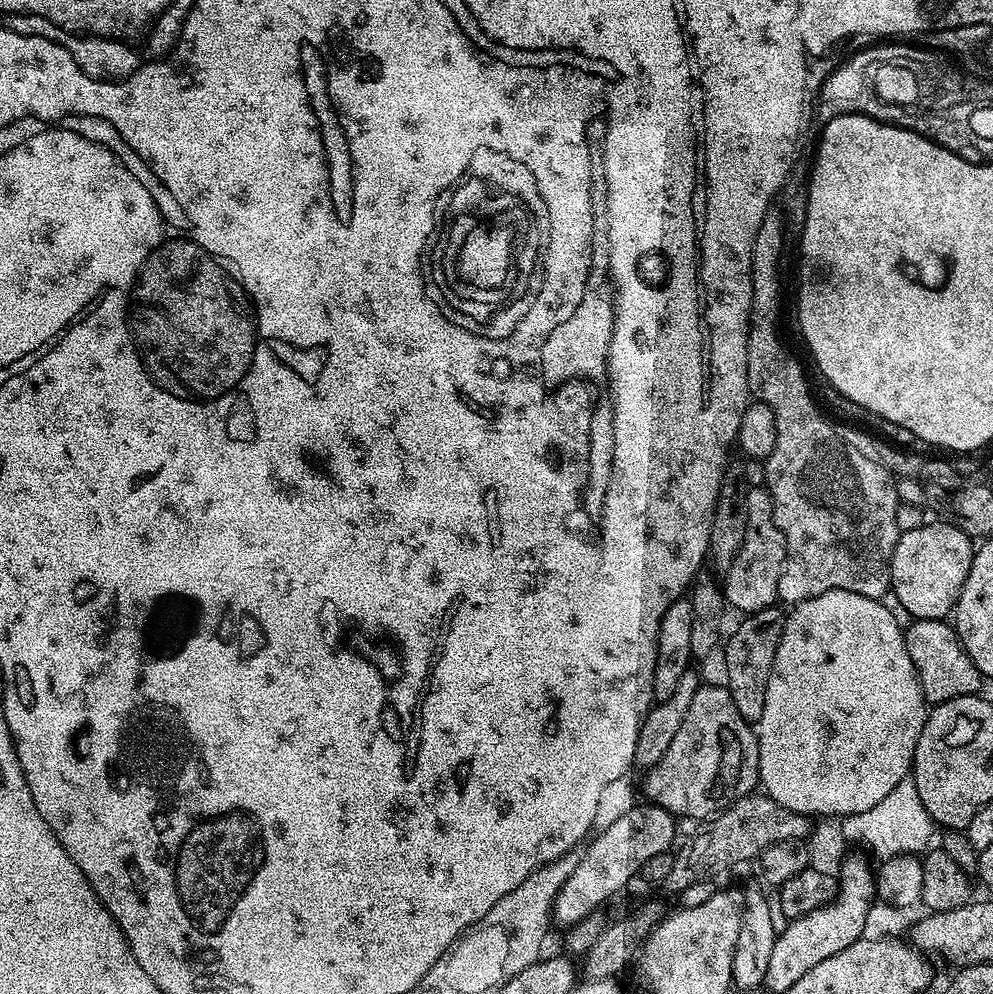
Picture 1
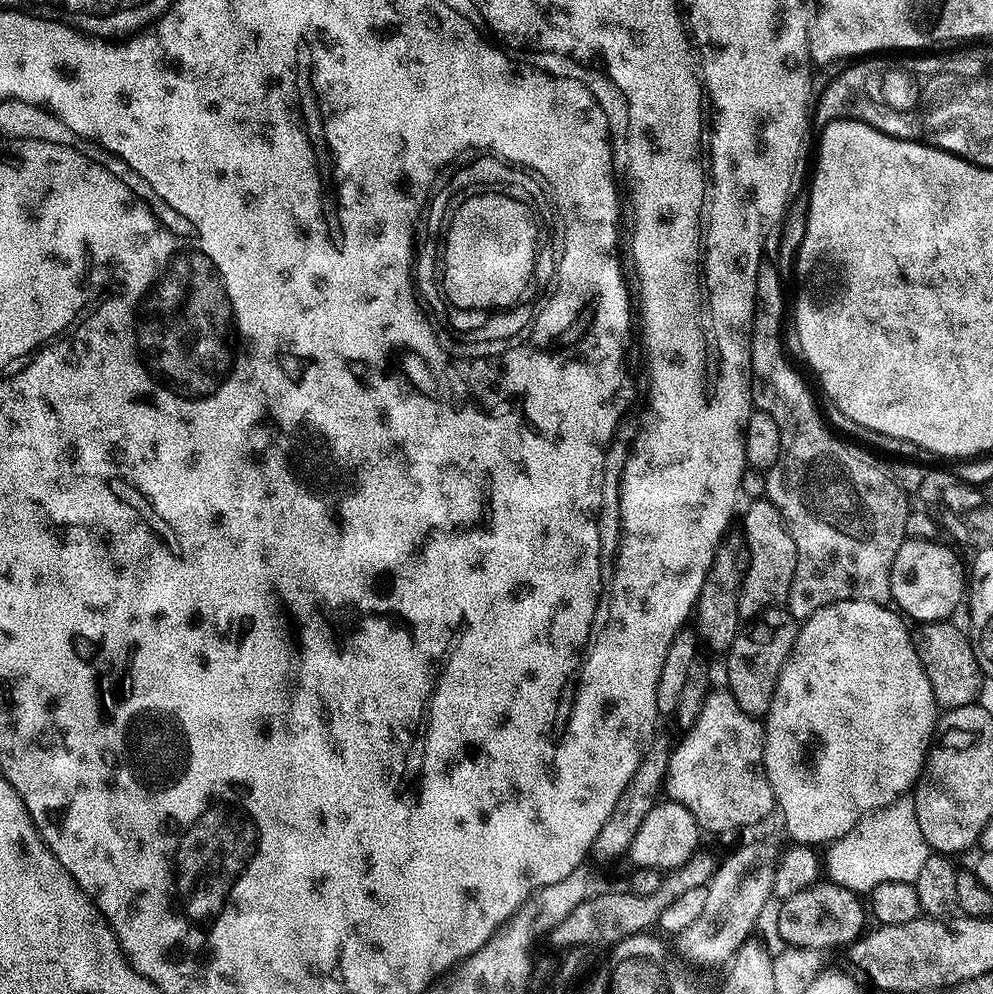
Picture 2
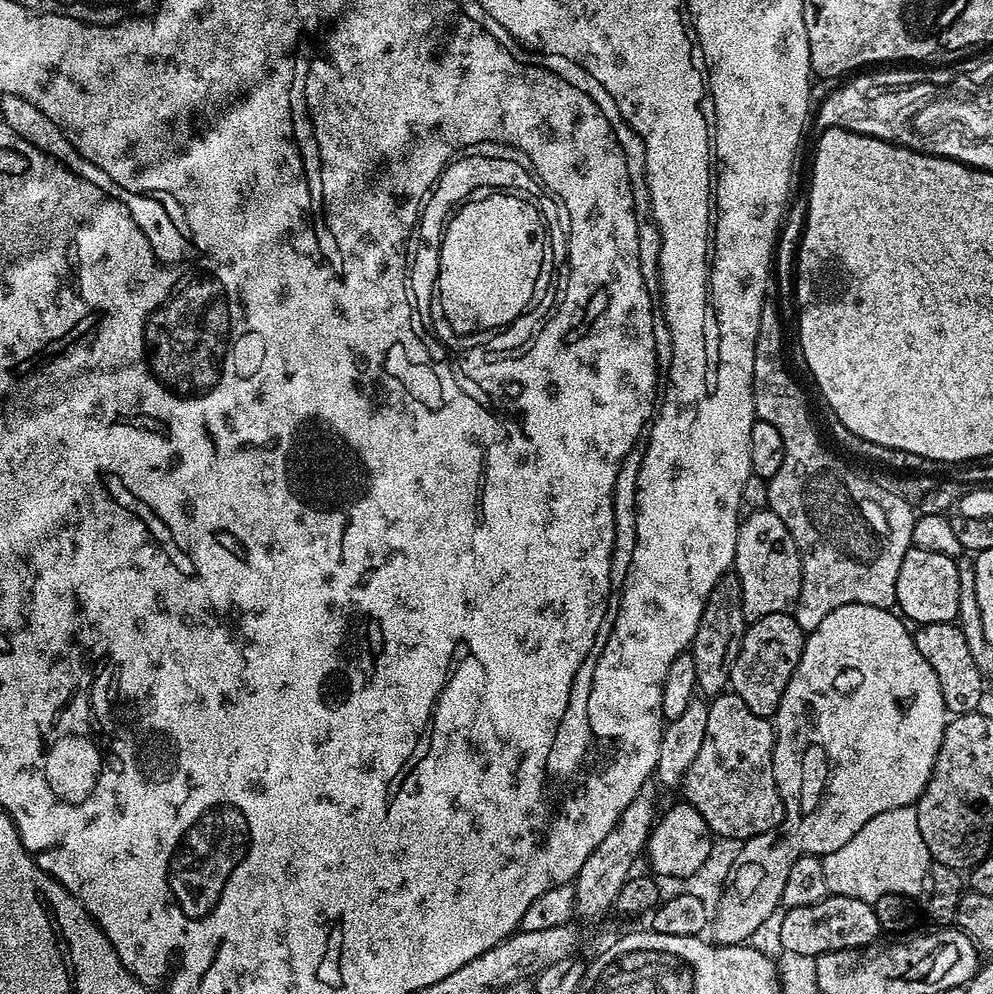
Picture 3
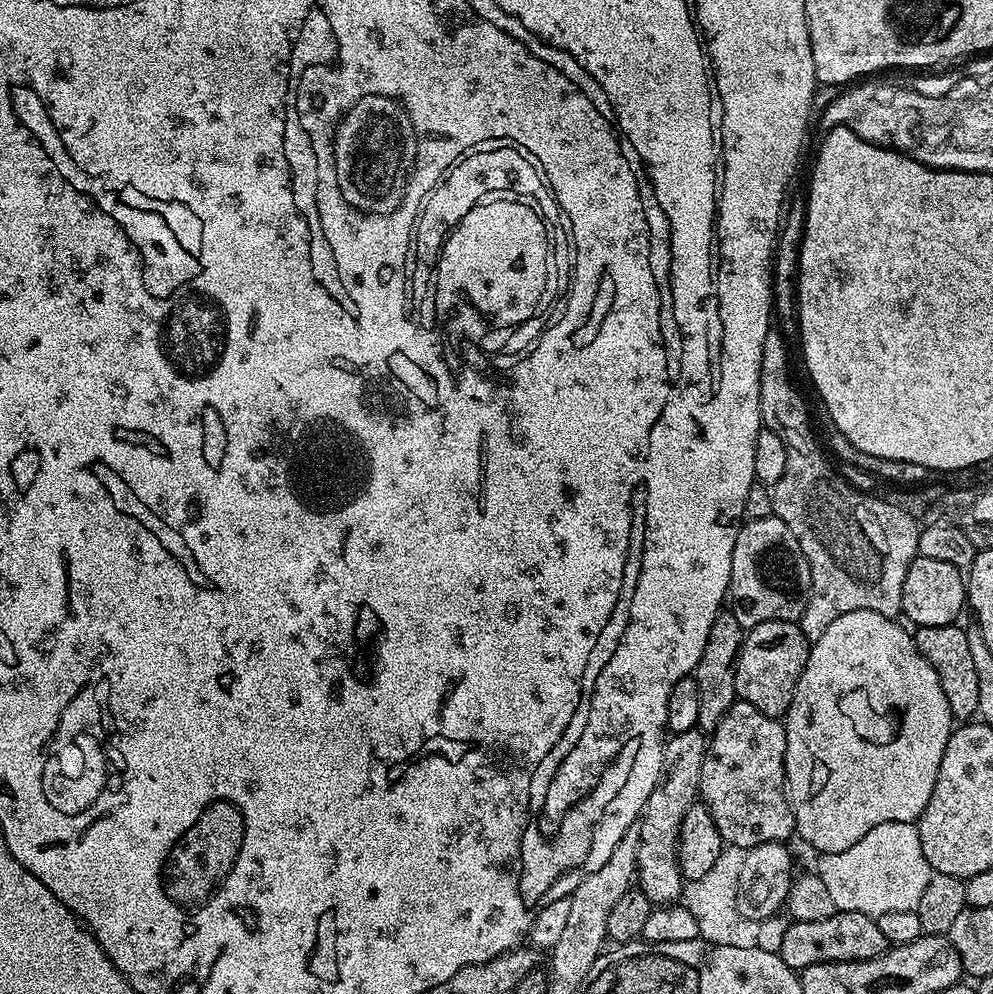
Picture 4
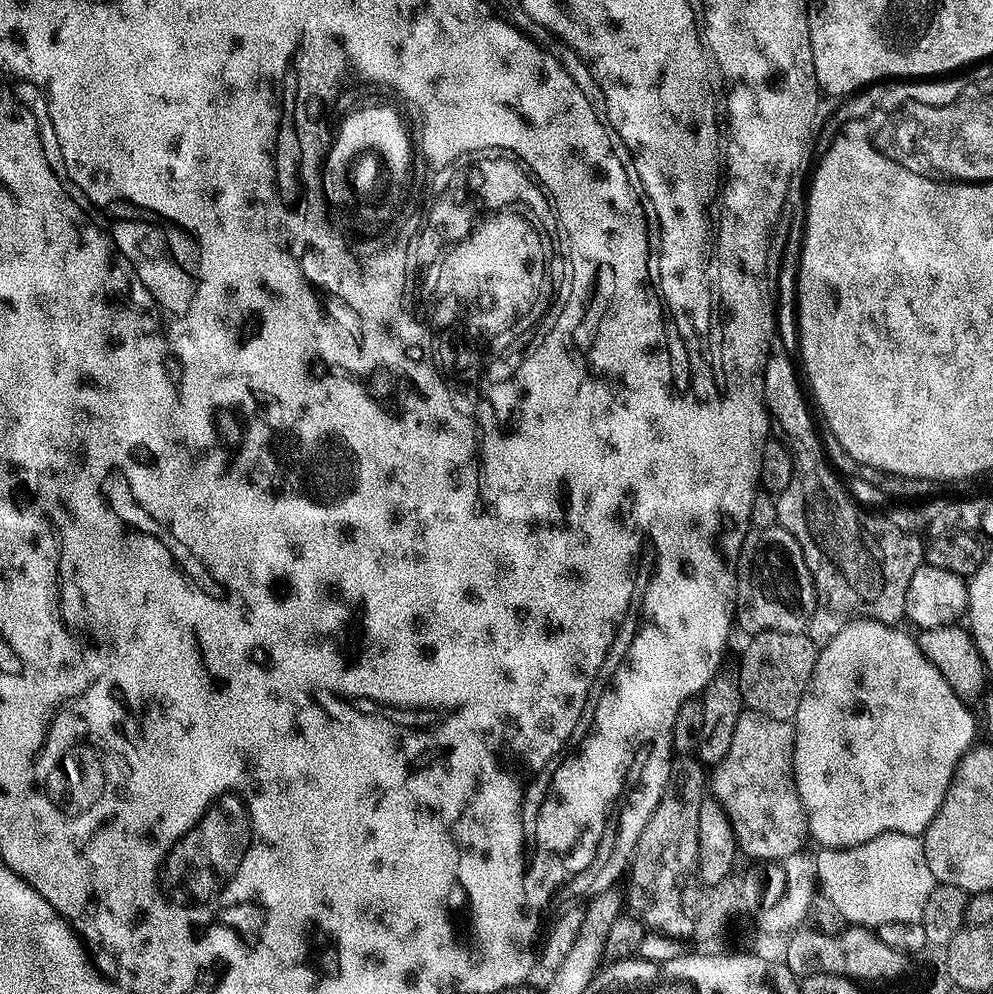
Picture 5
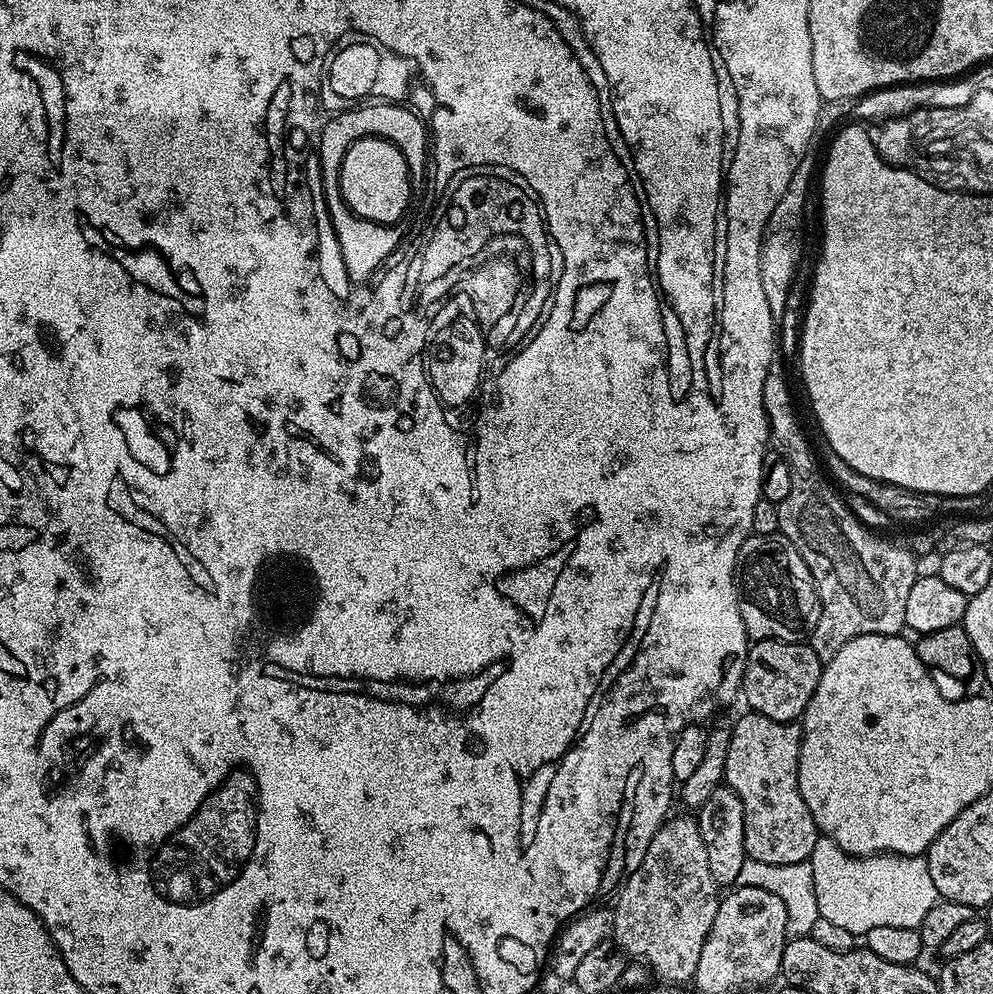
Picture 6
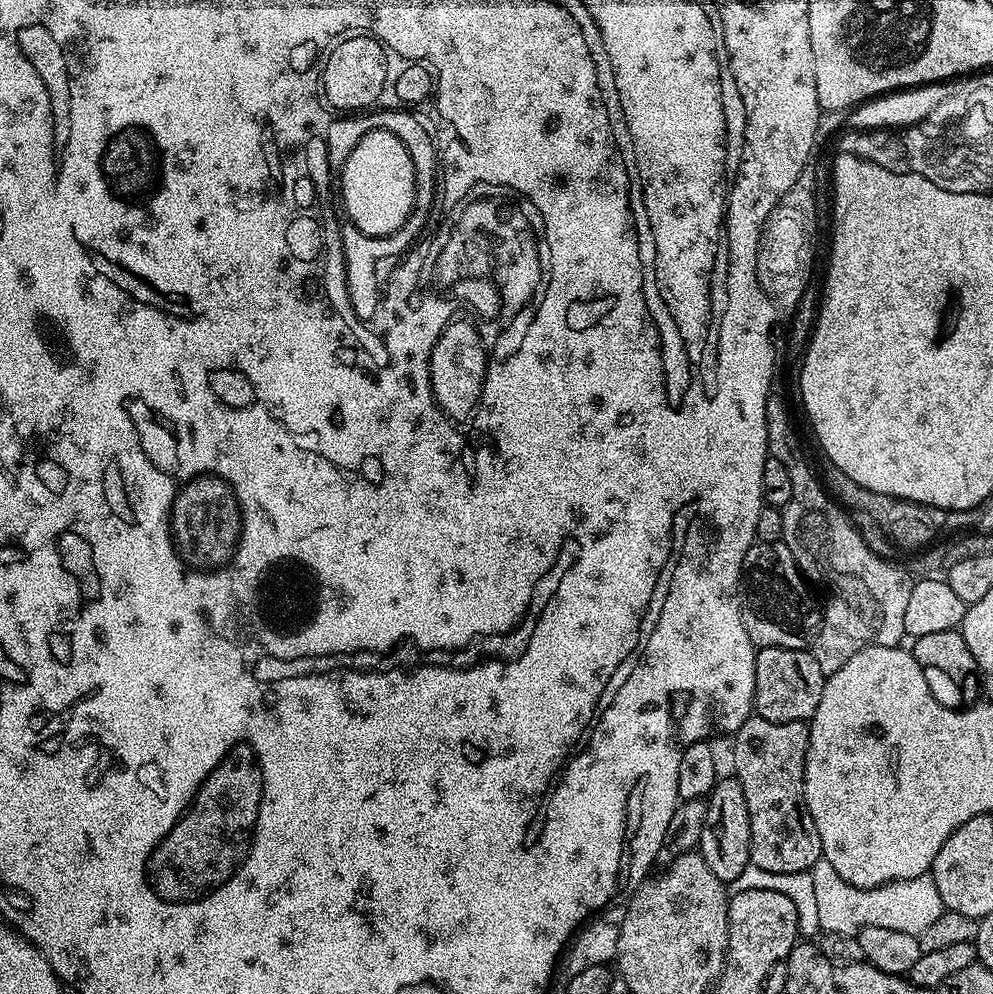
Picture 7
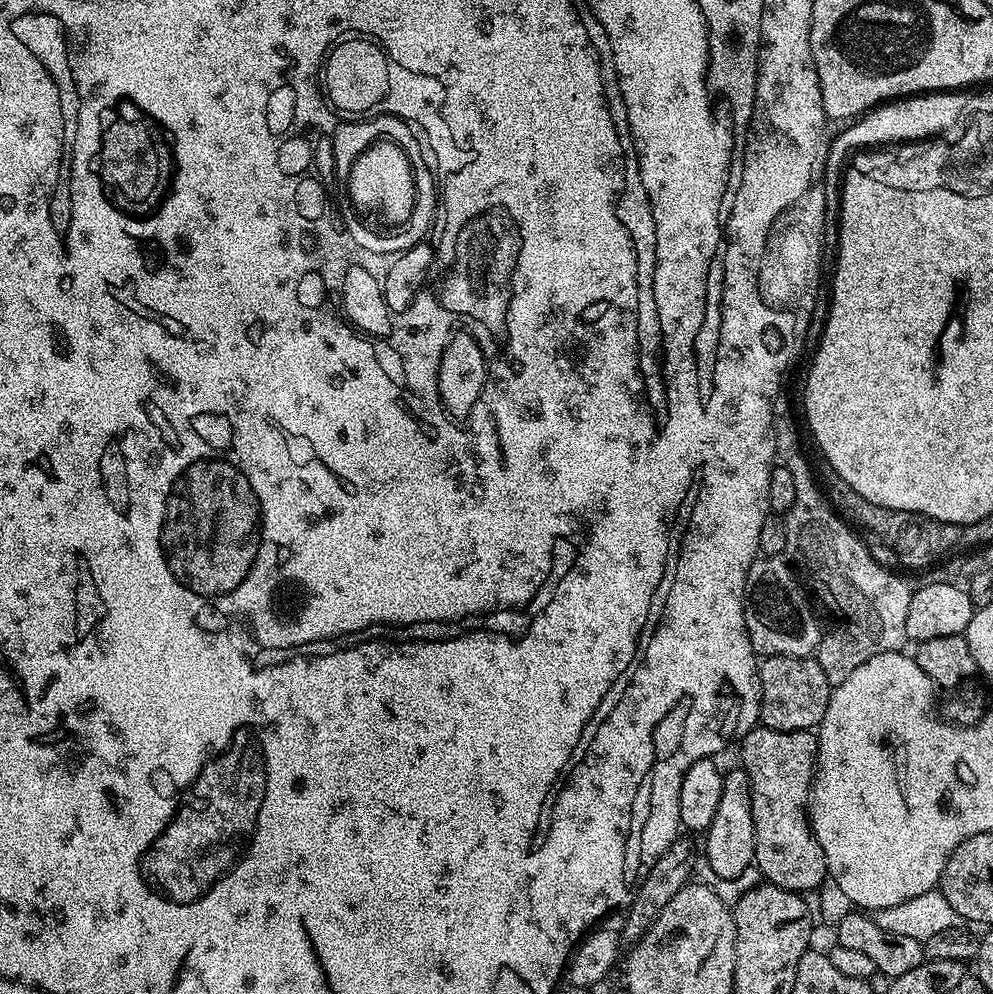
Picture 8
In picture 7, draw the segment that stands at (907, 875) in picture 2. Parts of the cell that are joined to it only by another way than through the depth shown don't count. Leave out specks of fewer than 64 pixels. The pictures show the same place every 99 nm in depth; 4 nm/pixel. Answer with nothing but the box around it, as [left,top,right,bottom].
[811,859,946,936]

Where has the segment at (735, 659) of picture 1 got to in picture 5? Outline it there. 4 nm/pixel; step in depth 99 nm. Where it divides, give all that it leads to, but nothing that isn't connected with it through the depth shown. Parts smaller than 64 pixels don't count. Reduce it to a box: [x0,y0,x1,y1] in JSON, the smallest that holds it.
[738,631,818,721]

